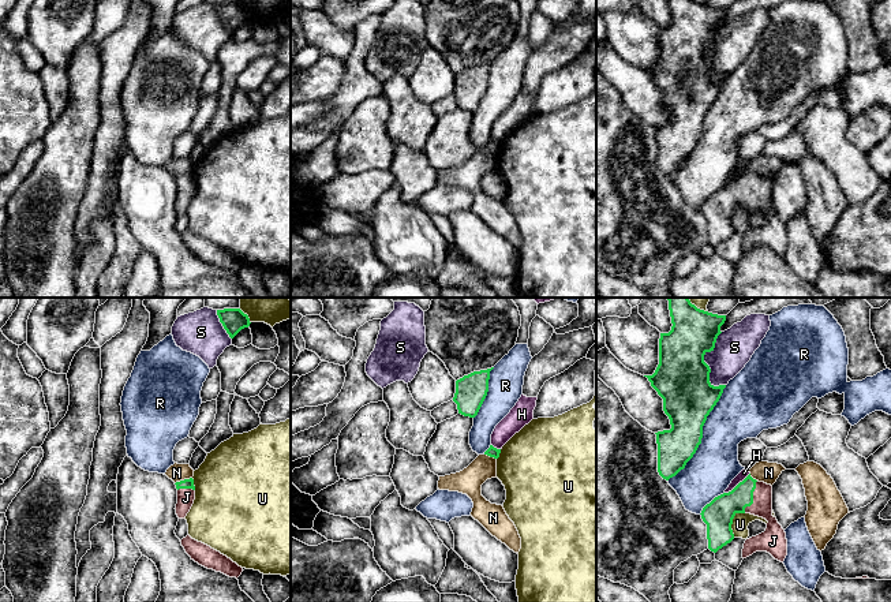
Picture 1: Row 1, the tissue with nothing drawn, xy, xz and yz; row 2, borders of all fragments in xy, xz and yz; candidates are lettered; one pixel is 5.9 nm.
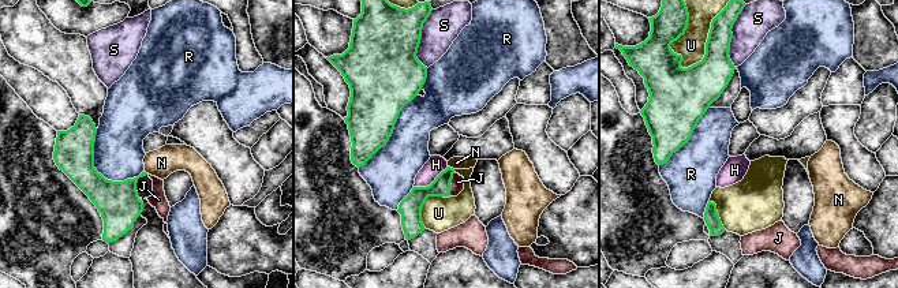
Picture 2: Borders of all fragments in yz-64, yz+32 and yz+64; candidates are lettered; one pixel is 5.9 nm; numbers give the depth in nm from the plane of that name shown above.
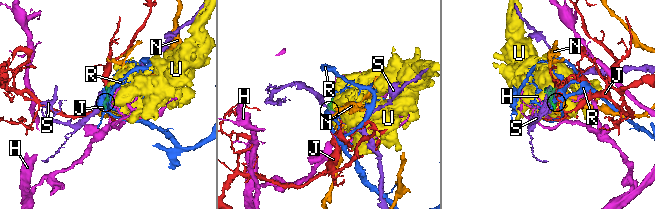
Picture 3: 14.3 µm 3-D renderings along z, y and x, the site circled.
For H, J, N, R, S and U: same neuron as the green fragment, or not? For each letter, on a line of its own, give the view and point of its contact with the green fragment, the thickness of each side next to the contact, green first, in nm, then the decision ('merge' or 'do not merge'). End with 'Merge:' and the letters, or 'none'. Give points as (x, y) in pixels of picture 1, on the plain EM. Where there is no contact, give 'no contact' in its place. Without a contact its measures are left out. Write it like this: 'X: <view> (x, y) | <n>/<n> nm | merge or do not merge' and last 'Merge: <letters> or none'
H: yz (738, 178) | 180/50 nm | do not merge
J: yz (752, 191) | 180/120 nm | merge
N: xy (183, 175) | 60/100 nm | do not merge
R: yz (702, 128) | 300/280 nm | do not merge
S: yz (703, 53) | 320/220 nm | do not merge
U: yz (732, 216) | 180/100 nm | do not merge
Merge: J

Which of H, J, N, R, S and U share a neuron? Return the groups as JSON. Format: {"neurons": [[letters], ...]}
{"neurons": [["H"], ["J"], ["N"], ["R"], ["S"], ["U"]]}

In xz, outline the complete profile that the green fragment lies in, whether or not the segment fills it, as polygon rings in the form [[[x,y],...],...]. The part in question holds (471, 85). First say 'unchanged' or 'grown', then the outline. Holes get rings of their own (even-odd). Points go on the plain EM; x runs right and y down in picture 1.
unchanged | [[[473,66],[456,75],[453,96],[457,98],[458,108],[475,112],[487,90],[490,66]]]

